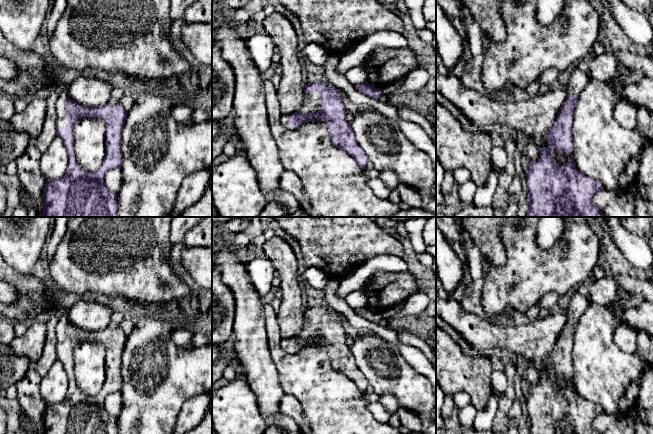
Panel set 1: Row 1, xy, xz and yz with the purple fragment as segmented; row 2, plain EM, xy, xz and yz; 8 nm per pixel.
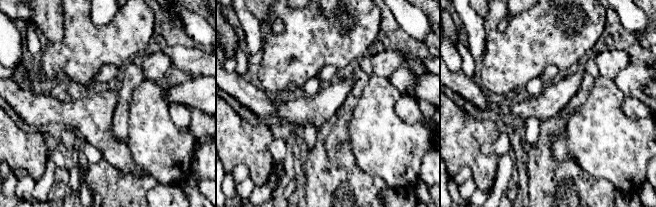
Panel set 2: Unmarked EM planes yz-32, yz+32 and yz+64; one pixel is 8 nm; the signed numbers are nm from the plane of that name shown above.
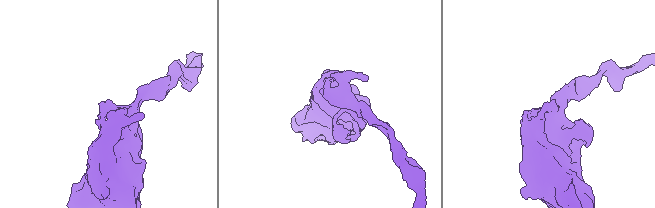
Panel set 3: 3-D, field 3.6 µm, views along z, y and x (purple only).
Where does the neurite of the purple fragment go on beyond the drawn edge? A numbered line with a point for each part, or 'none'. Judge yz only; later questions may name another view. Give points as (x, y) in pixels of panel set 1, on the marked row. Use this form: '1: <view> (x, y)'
1: yz (569, 155)

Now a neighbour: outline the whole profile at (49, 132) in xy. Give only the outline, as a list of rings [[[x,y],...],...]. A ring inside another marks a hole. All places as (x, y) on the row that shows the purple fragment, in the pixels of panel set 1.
[[[52,91],[47,99],[47,113],[43,123],[43,129],[35,139],[35,146],[41,153],[44,153],[53,140],[58,136],[56,126],[56,104],[60,101],[60,92]]]

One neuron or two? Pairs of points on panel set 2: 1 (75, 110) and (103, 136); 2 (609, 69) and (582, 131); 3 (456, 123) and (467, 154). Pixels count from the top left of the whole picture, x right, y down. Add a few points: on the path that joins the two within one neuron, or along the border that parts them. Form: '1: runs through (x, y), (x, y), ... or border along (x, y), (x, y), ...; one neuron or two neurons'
1: runs through (82, 115), (96, 129); one neuron
2: border along (601, 76), (613, 80); two neurons
3: runs through (460, 131), (461, 146); one neuron

